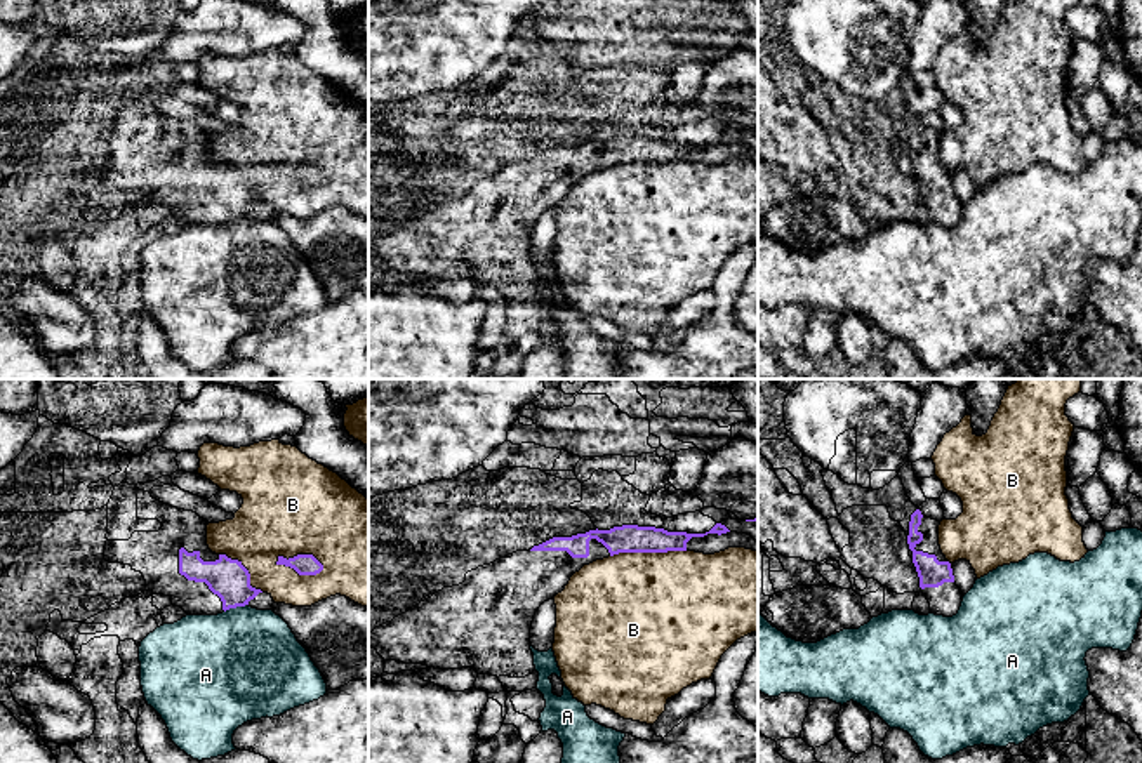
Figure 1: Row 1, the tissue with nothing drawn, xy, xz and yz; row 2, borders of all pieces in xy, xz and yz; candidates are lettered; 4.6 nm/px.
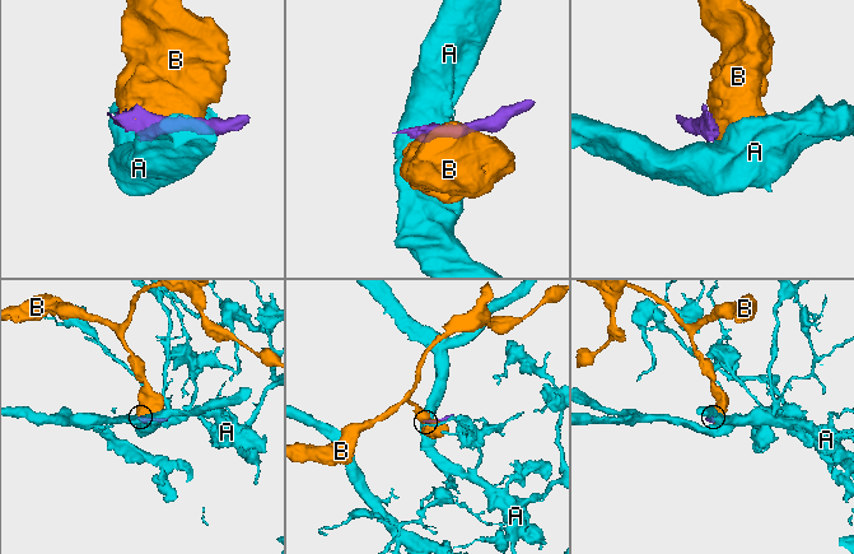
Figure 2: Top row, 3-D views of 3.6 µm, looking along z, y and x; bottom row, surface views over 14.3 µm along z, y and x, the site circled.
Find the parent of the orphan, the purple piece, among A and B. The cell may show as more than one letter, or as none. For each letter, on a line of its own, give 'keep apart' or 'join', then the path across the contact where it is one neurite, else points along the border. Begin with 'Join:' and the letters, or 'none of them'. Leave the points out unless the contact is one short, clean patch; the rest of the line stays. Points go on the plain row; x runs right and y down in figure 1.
Join: none of them
A: keep apart | along xy (247, 214), (230, 218), (225, 223)
B: keep apart

